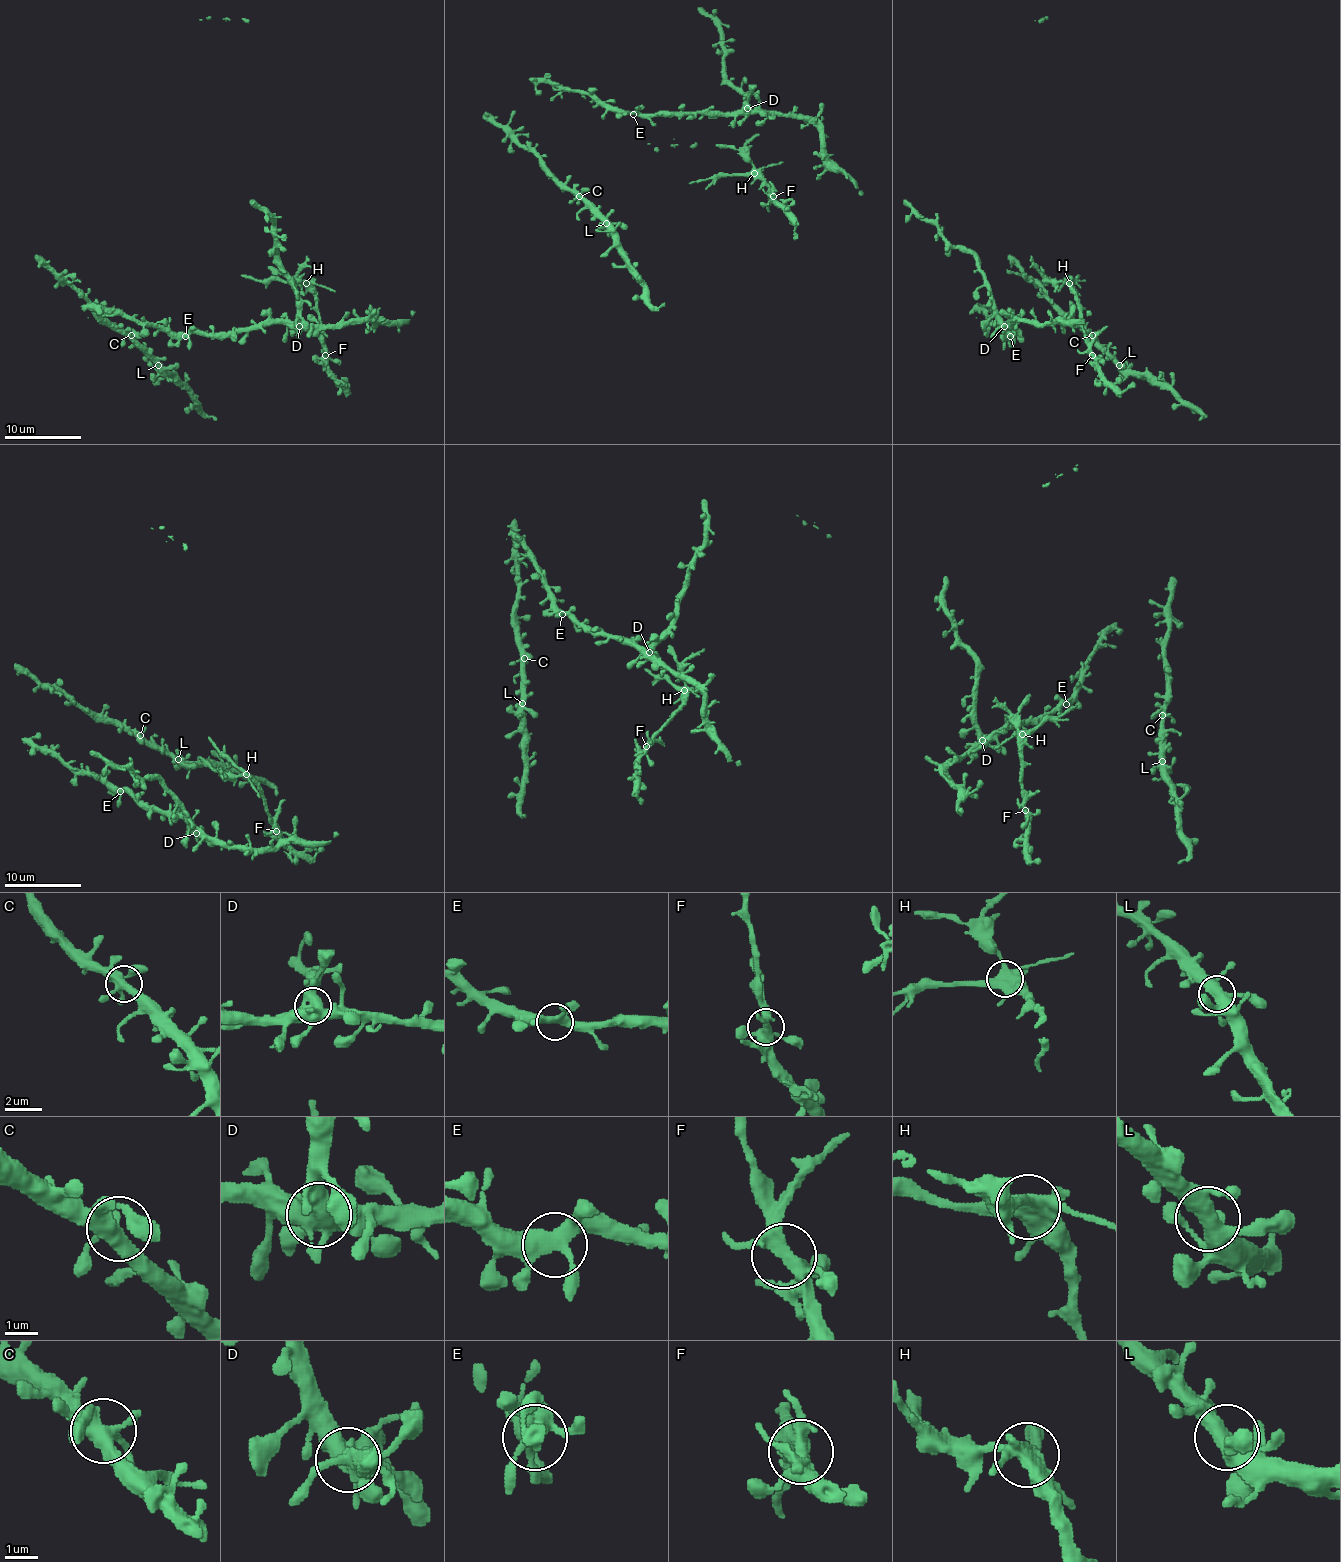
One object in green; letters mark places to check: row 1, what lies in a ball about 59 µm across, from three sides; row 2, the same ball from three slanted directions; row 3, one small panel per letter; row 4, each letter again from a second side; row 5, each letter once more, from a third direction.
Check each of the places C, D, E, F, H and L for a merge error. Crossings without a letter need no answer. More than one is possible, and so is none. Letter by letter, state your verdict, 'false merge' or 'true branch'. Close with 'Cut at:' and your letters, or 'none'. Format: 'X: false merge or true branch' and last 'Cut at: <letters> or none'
C: true branch
D: false merge
E: true branch
F: true branch
H: false merge
L: true branch
Cut at: D, H

